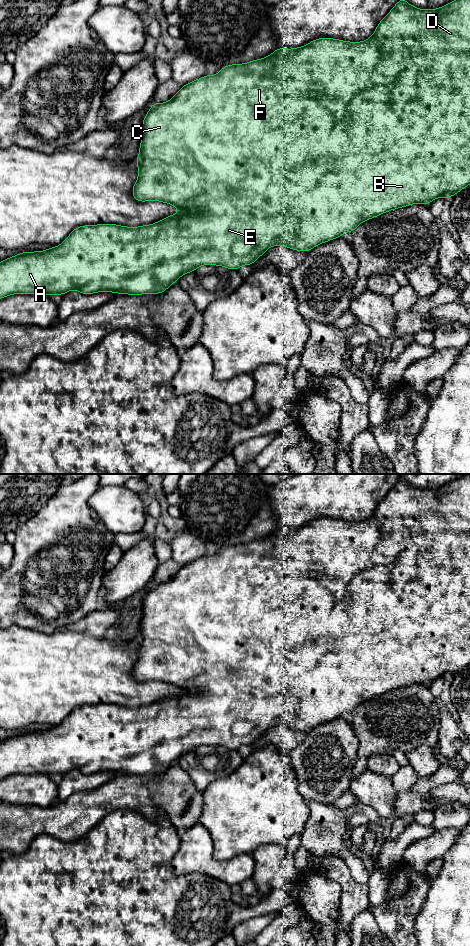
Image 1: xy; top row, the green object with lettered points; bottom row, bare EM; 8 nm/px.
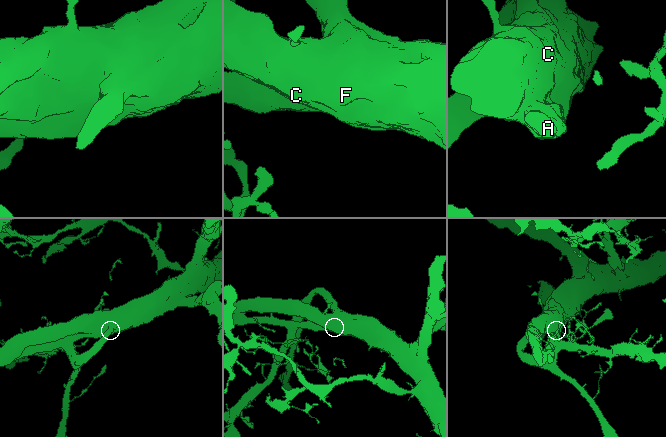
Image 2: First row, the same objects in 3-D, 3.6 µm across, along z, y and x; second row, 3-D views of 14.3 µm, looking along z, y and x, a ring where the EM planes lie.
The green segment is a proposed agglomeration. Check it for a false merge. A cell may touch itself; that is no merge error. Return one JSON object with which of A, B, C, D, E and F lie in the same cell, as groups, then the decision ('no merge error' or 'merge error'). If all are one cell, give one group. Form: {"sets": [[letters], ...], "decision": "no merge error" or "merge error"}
{"sets": [["A", "B", "C", "D", "E", "F"]], "decision": "no merge error"}

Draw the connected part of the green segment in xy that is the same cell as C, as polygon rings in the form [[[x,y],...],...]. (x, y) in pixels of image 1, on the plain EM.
[[[470,474],[457,478],[447,485],[437,489],[419,489],[412,486],[405,479],[401,478],[390,492],[378,503],[373,515],[361,522],[342,521],[334,518],[317,518],[308,524],[298,528],[277,528],[265,538],[256,539],[242,544],[225,545],[216,555],[205,555],[186,565],[168,581],[153,583],[146,593],[142,602],[142,618],[139,627],[139,635],[135,640],[138,646],[137,661],[132,668],[132,676],[138,682],[159,681],[170,684],[179,689],[175,695],[169,695],[164,699],[150,705],[139,707],[127,707],[117,704],[101,703],[97,705],[83,705],[72,710],[67,718],[58,726],[51,727],[44,731],[21,732],[0,742],[0,779],[13,774],[45,774],[64,775],[71,770],[77,770],[81,774],[89,775],[97,772],[113,772],[116,774],[143,775],[161,774],[173,763],[187,753],[192,753],[203,745],[216,745],[238,750],[243,745],[253,745],[272,726],[288,727],[295,731],[308,732],[321,723],[329,722],[332,719],[342,717],[345,712],[354,710],[364,701],[375,698],[383,693],[412,684],[427,684],[436,678],[451,678],[465,667],[470,665]]]

